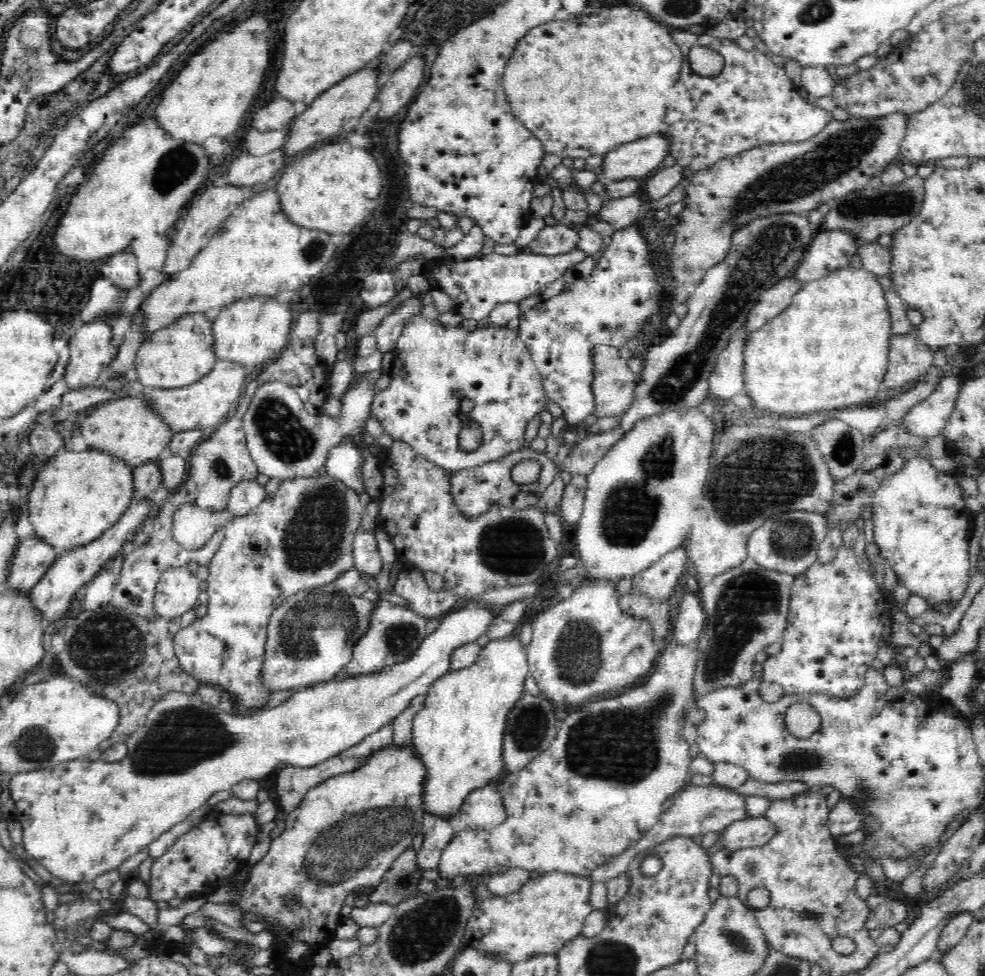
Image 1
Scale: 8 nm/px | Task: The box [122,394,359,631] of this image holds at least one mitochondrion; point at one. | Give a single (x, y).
(314, 538)

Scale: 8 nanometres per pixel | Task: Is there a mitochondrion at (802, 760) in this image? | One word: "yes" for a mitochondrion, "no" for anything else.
yes

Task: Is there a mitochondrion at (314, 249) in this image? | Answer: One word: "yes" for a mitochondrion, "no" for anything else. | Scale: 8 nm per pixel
yes

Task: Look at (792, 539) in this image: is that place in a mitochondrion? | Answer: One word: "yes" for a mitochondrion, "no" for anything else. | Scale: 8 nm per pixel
yes

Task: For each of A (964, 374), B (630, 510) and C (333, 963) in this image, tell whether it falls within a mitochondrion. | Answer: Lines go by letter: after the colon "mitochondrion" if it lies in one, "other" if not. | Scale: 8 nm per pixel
A: other
B: mitochondrion
C: other

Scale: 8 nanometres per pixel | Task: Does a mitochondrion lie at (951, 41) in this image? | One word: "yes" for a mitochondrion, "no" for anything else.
yes

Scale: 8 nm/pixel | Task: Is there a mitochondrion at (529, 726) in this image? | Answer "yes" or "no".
yes

